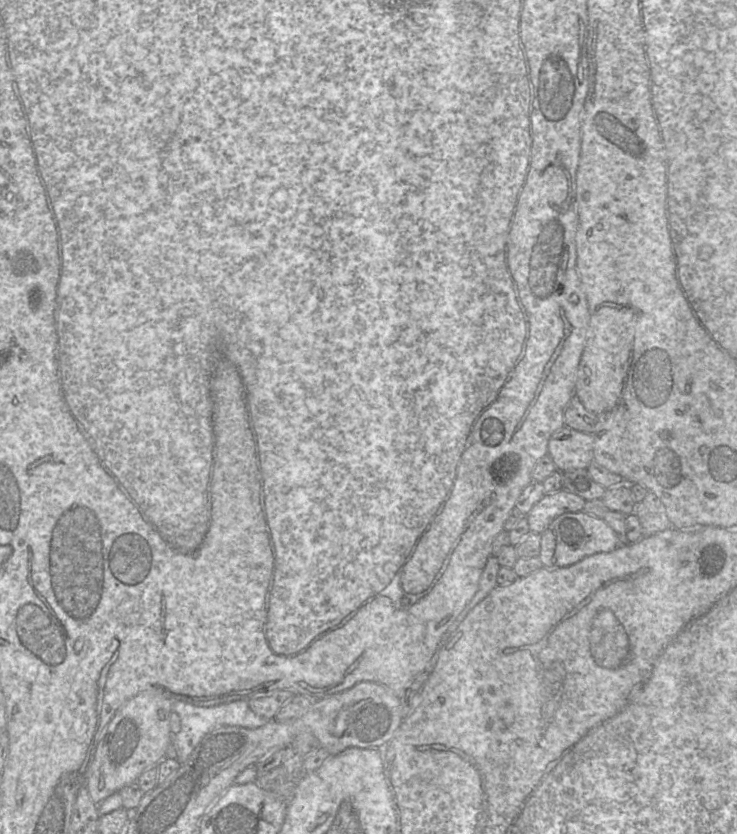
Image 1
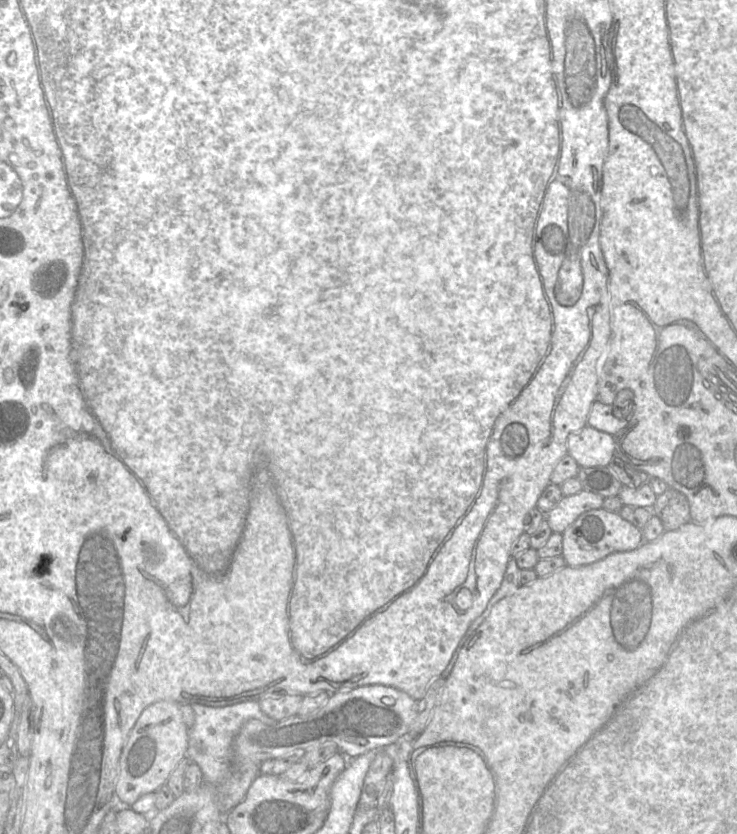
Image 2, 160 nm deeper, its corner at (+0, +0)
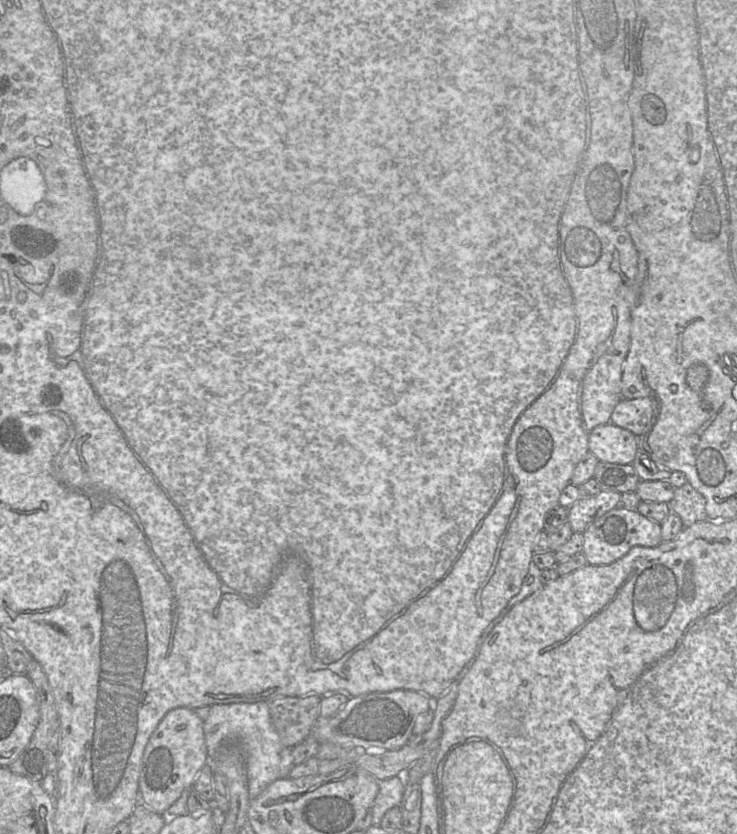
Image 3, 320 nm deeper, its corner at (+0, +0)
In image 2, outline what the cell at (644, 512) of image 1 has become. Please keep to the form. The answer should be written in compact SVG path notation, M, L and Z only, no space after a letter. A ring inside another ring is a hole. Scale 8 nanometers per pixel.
M667 488L651 508L663 525L664 531L673 531L691 521L690 506L687 498L673 488Z

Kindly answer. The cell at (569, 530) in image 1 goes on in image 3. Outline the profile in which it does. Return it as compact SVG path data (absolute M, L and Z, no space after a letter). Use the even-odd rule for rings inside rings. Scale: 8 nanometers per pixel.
M618 506L604 513L583 533L583 554L587 565L608 565L624 557L633 547L655 547L662 542L661 523L648 519L637 510Z

